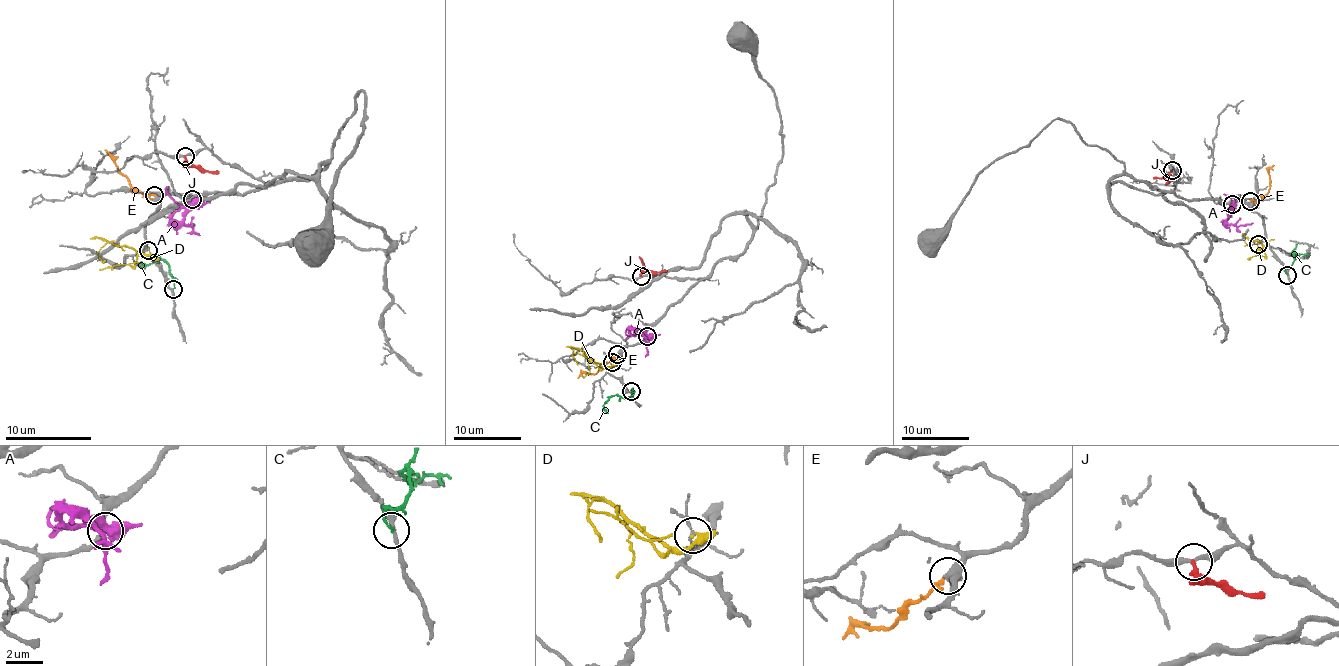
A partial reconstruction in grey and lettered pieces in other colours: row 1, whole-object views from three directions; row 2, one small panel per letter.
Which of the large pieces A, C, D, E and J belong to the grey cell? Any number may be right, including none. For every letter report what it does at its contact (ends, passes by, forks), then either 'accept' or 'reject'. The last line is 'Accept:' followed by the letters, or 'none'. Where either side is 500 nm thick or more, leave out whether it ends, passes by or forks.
A: it forks there; reject
C: it ends there; reject
D: it passes by; reject
E: it passes by; reject
J: it ends there; reject
Accept: none

